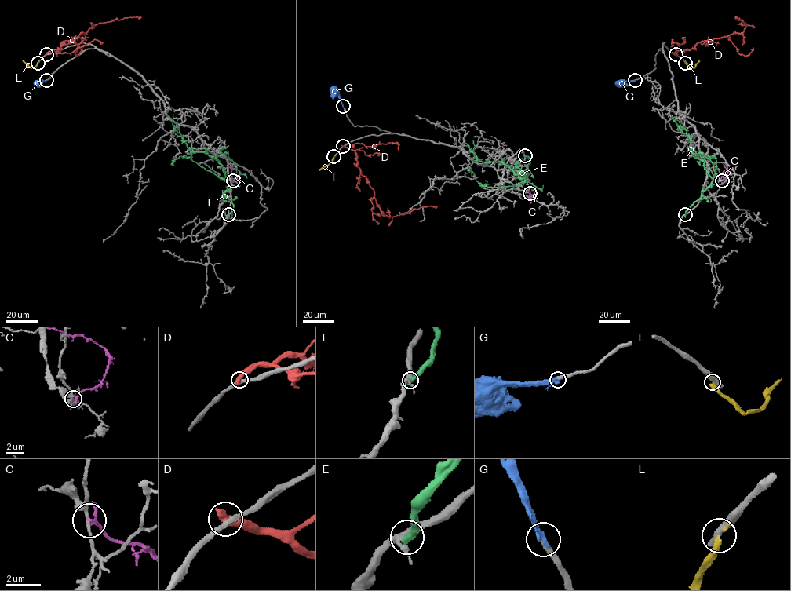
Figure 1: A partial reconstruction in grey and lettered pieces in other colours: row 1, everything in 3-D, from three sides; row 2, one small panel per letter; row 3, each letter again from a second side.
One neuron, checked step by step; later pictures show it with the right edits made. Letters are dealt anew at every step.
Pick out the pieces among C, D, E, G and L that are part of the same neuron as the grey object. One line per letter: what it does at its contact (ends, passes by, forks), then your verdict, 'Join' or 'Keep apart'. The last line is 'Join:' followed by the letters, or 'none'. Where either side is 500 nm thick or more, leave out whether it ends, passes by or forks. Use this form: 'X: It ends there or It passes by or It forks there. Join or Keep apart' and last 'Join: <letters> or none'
C: It passes by. Keep apart
D: Keep apart
E: It ends there. Keep apart
G: It ends there. Join
L: It ends there. Keep apart
Join: G

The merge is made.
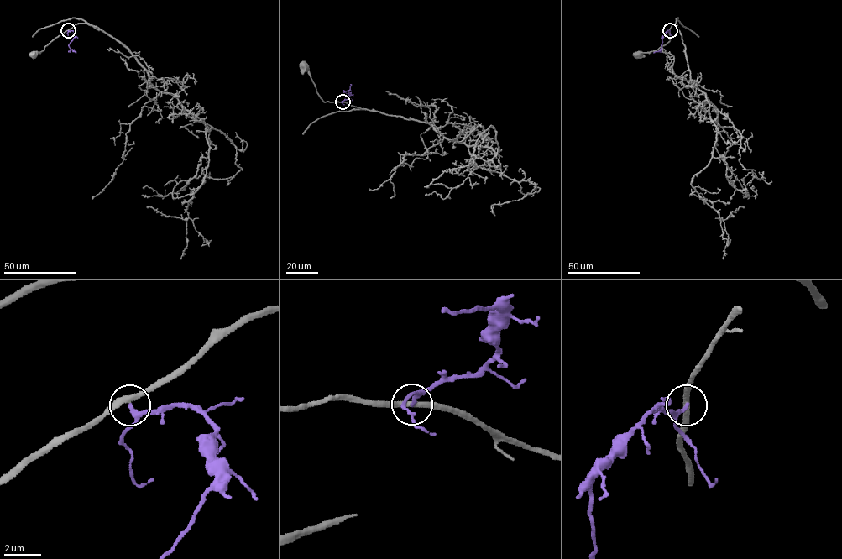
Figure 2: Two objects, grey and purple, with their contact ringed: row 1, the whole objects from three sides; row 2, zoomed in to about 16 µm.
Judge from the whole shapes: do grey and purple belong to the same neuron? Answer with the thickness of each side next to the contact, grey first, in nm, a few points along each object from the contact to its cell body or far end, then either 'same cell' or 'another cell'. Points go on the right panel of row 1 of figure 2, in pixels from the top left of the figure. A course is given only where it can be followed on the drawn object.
calibres 300 and 180 nm; course grey (670, 30), (668, 42), (656, 50), (637, 54); course purple (670, 30), (662, 37), (661, 49), (653, 52); another cell

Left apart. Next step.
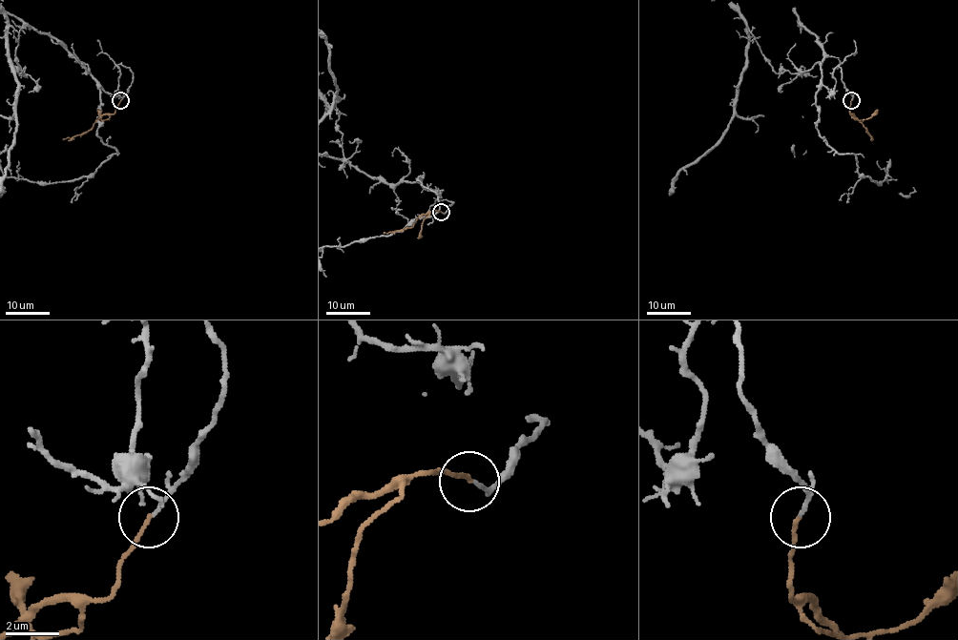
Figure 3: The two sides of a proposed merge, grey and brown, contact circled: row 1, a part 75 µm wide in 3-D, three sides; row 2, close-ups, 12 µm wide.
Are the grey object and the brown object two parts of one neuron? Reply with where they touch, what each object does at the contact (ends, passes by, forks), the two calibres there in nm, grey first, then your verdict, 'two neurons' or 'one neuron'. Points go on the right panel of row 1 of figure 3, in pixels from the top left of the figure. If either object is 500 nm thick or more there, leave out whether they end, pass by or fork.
(851, 100) | grey ends | brown ends | 130/140 nm | one neuron

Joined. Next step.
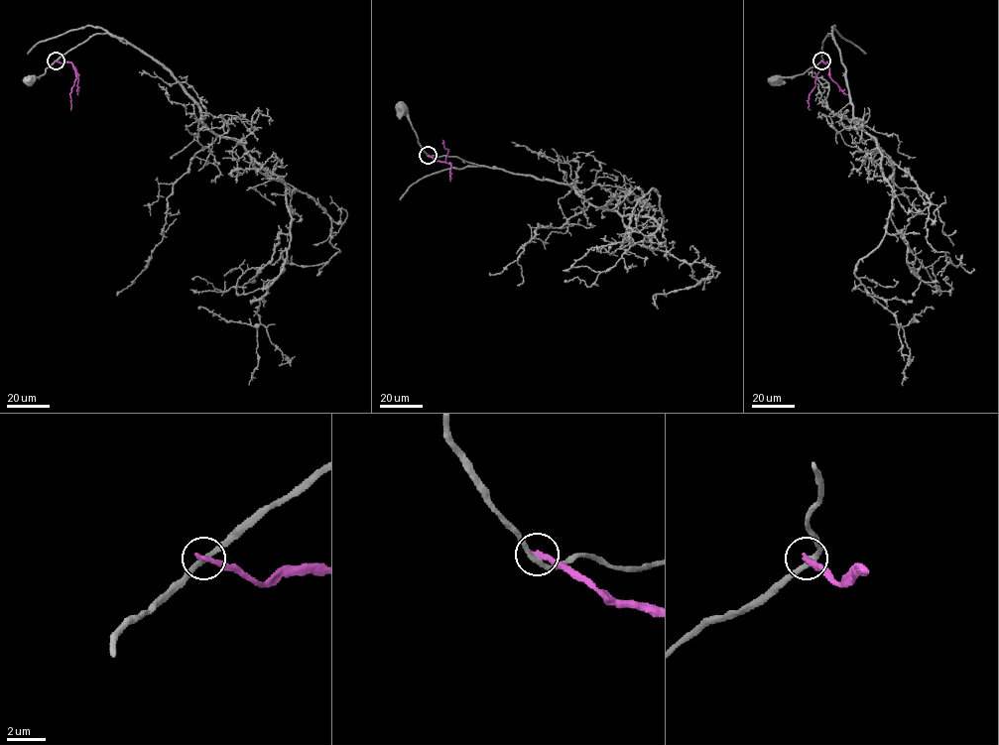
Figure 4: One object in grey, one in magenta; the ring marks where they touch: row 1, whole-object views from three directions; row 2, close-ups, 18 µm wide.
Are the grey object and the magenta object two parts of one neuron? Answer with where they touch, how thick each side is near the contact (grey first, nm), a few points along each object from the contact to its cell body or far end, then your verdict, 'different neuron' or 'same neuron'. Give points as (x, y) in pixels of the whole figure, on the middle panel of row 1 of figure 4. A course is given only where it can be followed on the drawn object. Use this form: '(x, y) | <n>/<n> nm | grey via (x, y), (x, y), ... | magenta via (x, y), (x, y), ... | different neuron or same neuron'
(428, 155) | 280/320 nm | grey via (428, 155), (418, 142), (409, 117), (398, 108), (401, 108) | magenta via (428, 155), (445, 162), (448, 150), (443, 144) | different neuron

